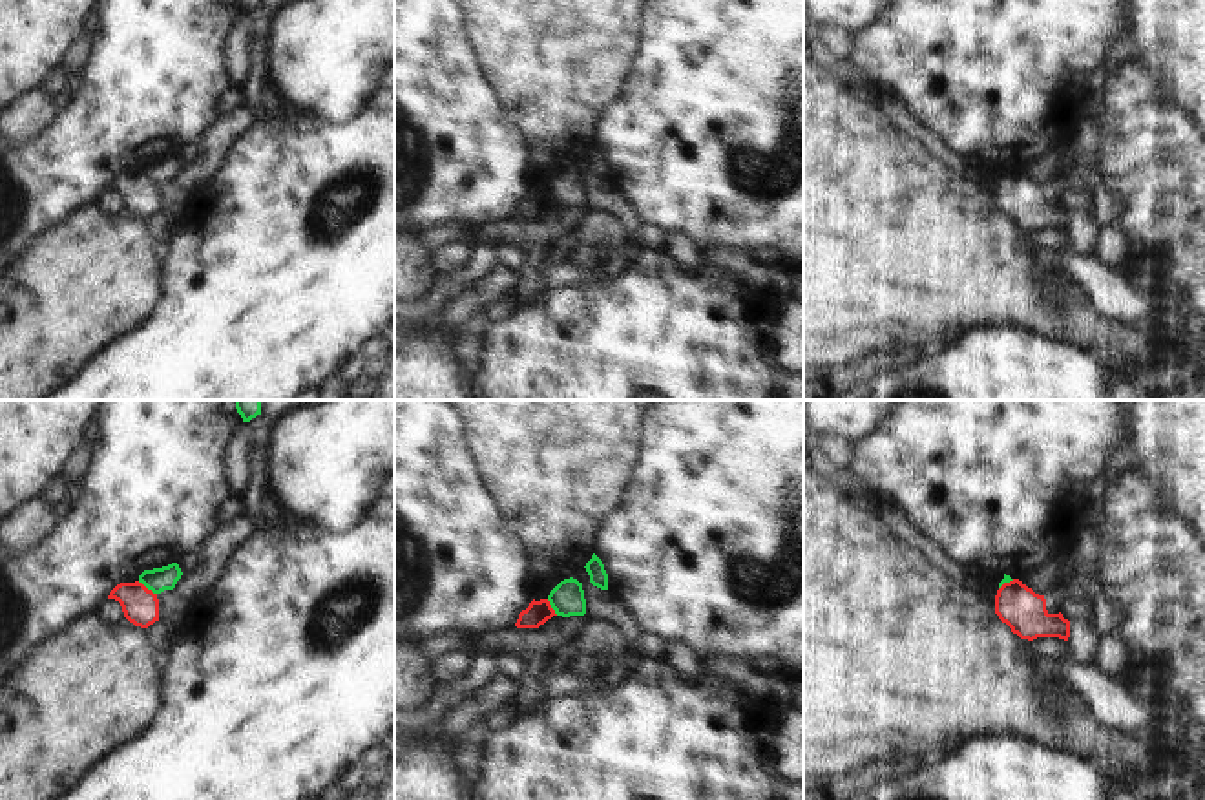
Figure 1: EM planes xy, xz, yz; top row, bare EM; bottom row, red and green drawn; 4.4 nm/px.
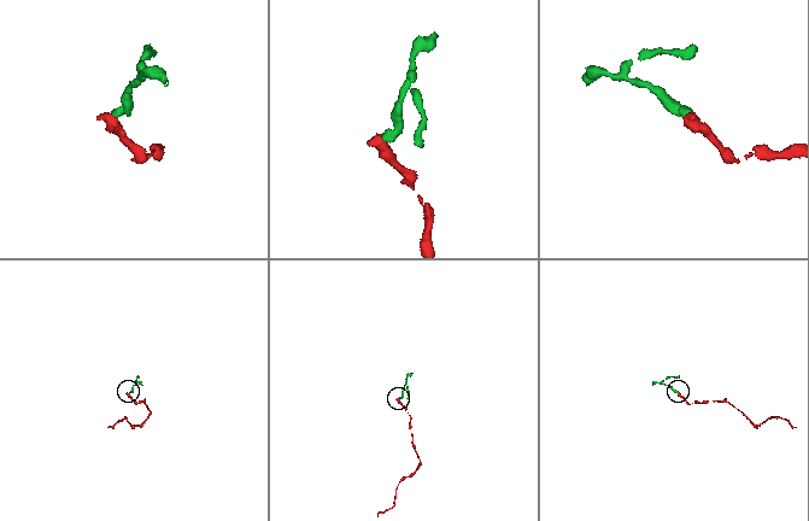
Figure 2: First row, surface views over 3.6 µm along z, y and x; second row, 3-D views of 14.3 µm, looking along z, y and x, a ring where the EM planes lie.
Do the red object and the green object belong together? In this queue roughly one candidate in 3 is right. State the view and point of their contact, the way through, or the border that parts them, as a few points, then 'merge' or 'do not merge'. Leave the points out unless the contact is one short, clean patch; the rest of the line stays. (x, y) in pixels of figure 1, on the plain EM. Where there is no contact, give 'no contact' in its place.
xy (145, 178) | along xy (137, 172), (156, 185) | do not merge

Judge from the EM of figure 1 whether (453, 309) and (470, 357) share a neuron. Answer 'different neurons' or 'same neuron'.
different neurons

